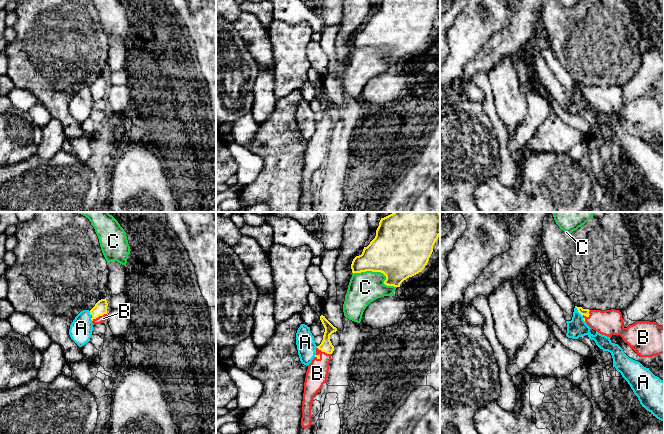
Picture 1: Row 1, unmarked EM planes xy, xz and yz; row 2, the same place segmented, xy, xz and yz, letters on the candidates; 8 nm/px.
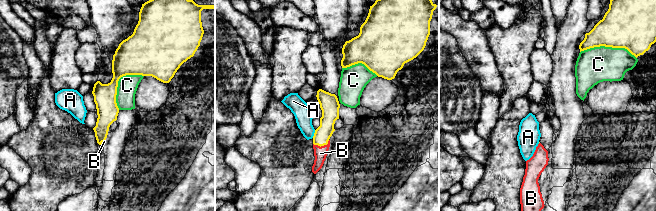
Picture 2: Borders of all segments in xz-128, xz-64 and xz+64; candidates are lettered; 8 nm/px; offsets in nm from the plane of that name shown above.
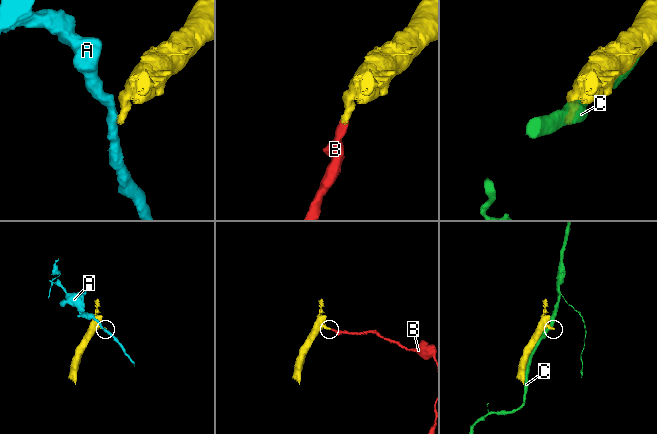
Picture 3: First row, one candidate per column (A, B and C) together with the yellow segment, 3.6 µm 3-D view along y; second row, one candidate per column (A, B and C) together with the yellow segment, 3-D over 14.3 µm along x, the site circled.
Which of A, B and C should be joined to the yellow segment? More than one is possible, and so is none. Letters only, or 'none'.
B

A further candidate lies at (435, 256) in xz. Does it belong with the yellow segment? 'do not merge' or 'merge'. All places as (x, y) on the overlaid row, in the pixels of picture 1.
merge

